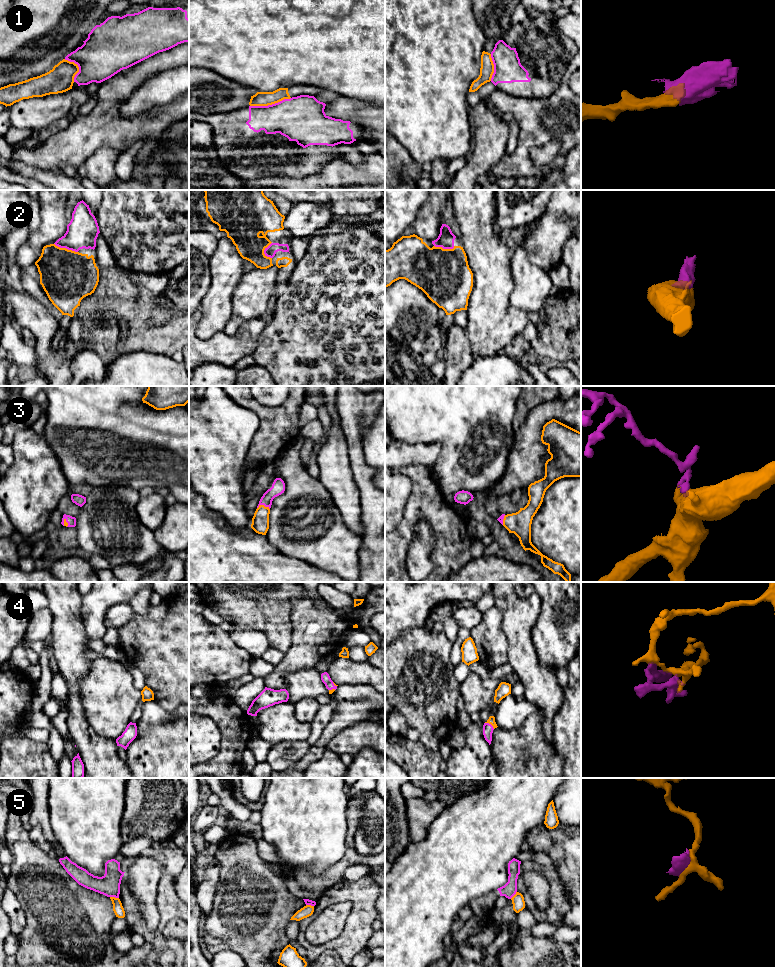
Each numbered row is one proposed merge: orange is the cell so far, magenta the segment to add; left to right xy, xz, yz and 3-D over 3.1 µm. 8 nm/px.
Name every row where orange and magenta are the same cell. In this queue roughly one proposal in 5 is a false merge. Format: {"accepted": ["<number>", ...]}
{"accepted": ["2", "3", "4"]}

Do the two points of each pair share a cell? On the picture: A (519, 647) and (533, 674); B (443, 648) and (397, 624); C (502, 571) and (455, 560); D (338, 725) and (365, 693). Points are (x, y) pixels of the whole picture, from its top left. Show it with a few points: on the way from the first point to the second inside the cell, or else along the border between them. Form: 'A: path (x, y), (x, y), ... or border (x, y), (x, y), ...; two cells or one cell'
A: path (522, 654), (527, 667); one cell
B: border (423, 625), (405, 630), (395, 640); two cells
C: border (472, 558), (458, 571); two cells
D: path (347, 716), (361, 702), (367, 701); one cell

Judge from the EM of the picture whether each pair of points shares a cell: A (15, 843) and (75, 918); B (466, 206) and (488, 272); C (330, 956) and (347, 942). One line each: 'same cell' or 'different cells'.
A: same cell
B: same cell
C: different cells

